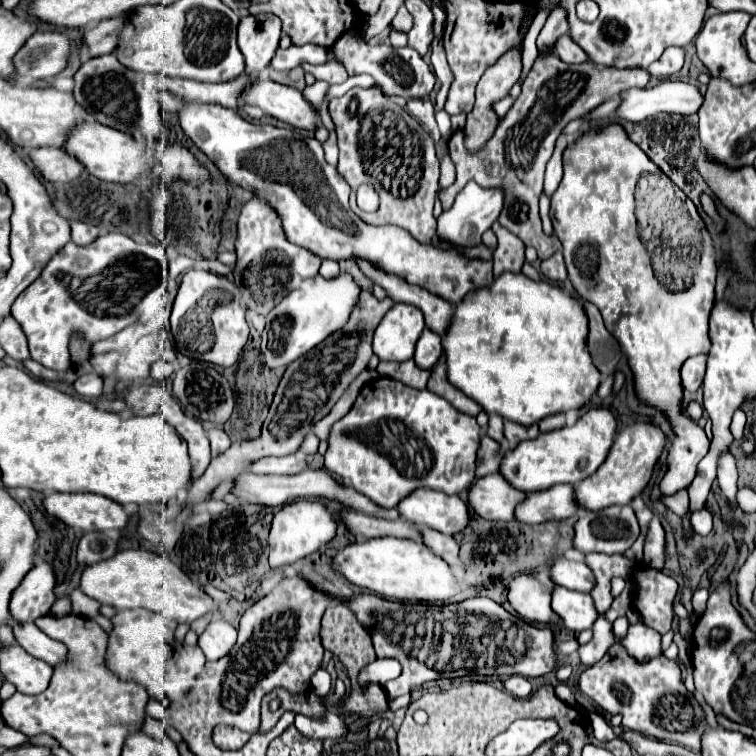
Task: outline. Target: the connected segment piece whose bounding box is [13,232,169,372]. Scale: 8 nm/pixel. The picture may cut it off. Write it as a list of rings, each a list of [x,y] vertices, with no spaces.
[[[109,232],[105,236],[99,236],[91,246],[75,246],[75,242],[69,242],[59,254],[51,258],[51,266],[45,266],[43,274],[23,292],[13,304],[13,318],[21,324],[27,340],[31,358],[51,370],[69,370],[69,336],[81,334],[87,342],[97,342],[103,338],[109,338],[129,324],[137,320],[137,314],[133,314],[135,306],[141,302],[141,298],[151,292],[159,282],[165,280],[169,274],[169,262],[163,246],[157,244],[135,244],[125,234]]]

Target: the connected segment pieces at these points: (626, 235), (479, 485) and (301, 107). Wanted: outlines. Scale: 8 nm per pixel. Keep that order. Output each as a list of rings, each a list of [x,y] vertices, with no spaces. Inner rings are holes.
[[[621,124],[589,126],[583,130],[583,138],[579,138],[579,142],[573,140],[563,152],[563,180],[551,196],[551,218],[555,236],[563,244],[567,272],[575,290],[583,300],[599,308],[607,330],[617,338],[621,350],[629,356],[637,396],[643,402],[663,410],[671,420],[677,438],[667,456],[669,470],[661,480],[661,492],[675,494],[691,486],[697,464],[705,458],[711,444],[705,430],[681,414],[683,388],[679,368],[689,356],[709,352],[707,328],[709,314],[715,304],[717,270],[713,240],[707,230],[701,230],[701,238],[705,238],[705,256],[699,256],[693,286],[681,292],[671,292],[663,286],[659,294],[653,294],[657,278],[653,276],[651,260],[639,238],[637,222],[655,222],[655,218],[663,218],[663,222],[667,222],[667,218],[683,218],[681,190],[661,172],[657,164],[655,168],[655,172],[647,172],[651,170],[649,156],[629,138]],[[623,266],[625,294],[611,294],[609,276],[613,276],[617,268],[623,272]]]
[[[501,474],[483,476],[469,488],[469,504],[487,520],[515,520],[515,506],[519,506],[523,498],[527,498],[527,494],[515,490]]]
[[[259,78],[253,82],[251,90],[243,94],[243,102],[259,106],[267,116],[273,116],[293,128],[307,132],[315,132],[319,128],[319,108],[311,106],[301,90],[287,84]]]

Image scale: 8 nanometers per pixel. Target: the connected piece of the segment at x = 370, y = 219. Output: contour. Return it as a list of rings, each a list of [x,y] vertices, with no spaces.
[[[379,86],[351,88],[345,96],[331,98],[329,114],[339,138],[339,174],[353,190],[361,184],[373,184],[379,190],[381,204],[375,212],[359,210],[355,198],[351,198],[351,210],[367,224],[393,224],[405,228],[421,244],[431,244],[437,224],[433,200],[439,188],[439,160],[425,128],[391,102]]]

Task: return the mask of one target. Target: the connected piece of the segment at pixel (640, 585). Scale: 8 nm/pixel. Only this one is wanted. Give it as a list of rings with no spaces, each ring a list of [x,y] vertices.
[[[637,568],[633,578],[637,596],[641,598],[641,616],[645,624],[661,634],[669,632],[673,622],[673,600],[679,592],[677,580],[651,568]]]

